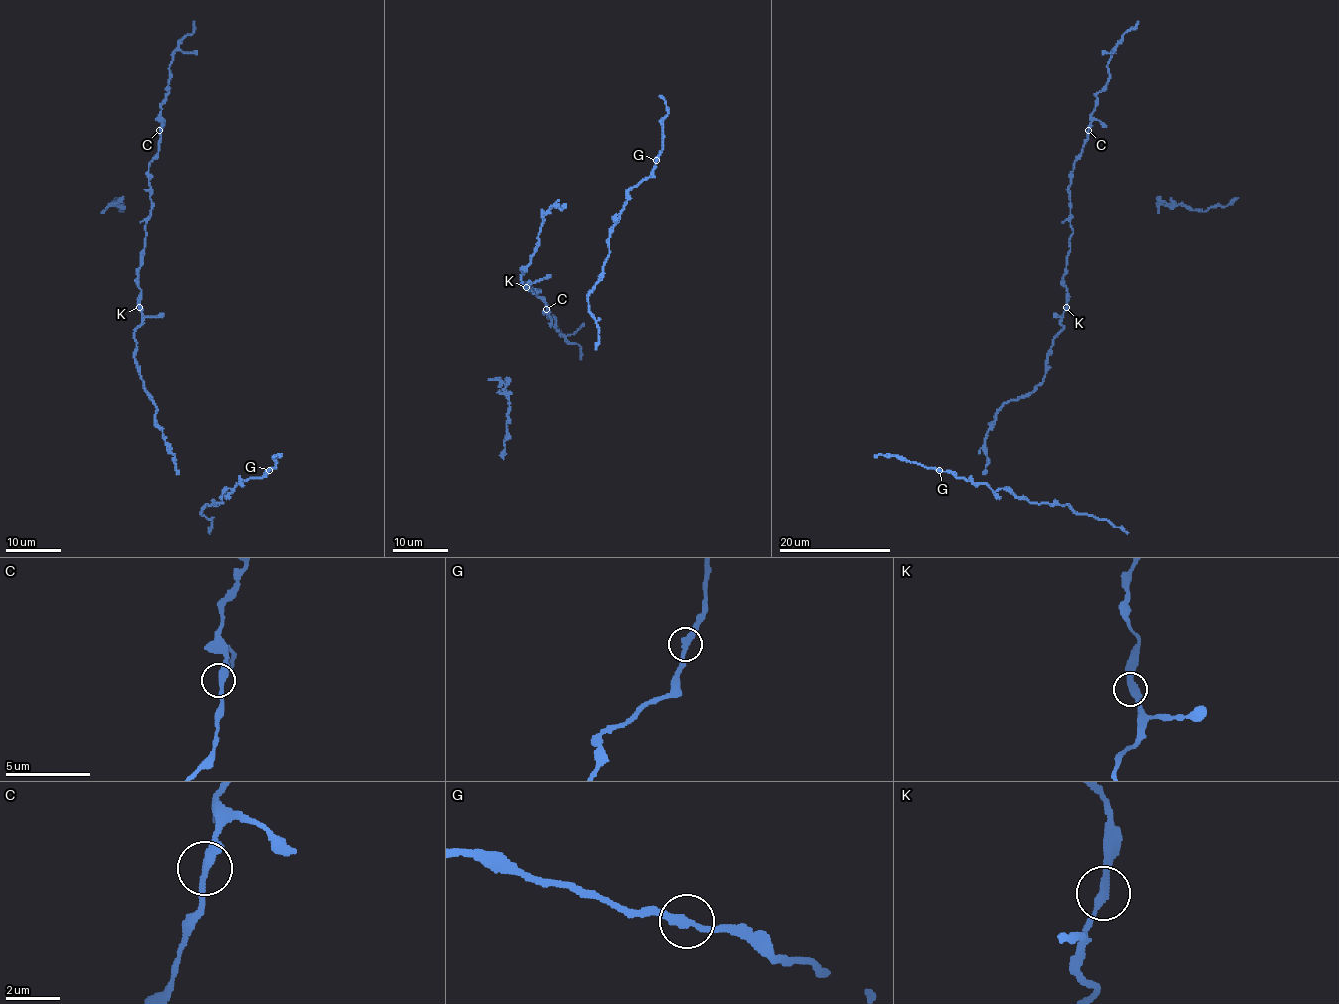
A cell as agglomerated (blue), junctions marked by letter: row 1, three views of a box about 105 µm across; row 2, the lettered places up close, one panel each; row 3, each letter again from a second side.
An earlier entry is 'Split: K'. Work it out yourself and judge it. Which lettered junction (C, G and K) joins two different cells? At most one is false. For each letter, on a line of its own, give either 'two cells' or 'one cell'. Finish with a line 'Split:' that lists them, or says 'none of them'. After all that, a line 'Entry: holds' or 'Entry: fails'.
C: one cell
G: one cell
K: one cell
Split: none of them
Entry: fails

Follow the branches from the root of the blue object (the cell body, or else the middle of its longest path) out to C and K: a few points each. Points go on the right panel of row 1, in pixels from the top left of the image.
C: (1051, 350), (1052, 339), (1064, 327), (1063, 275), (1073, 232), (1070, 173), (1088, 130)
K: (1051, 350), (1052, 339), (1064, 327), (1060, 317), (1066, 307)

